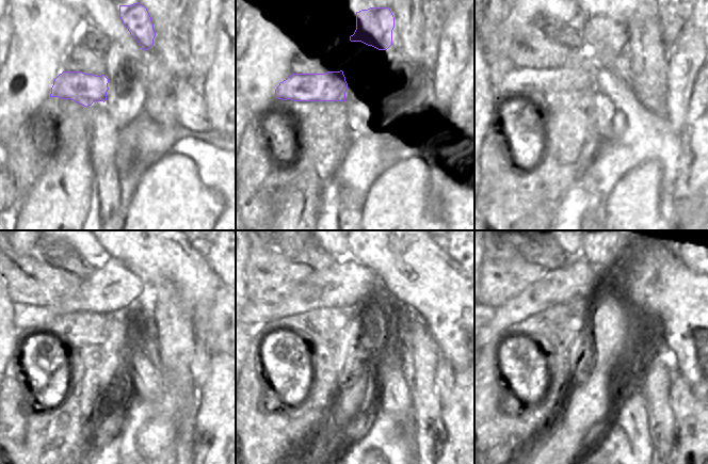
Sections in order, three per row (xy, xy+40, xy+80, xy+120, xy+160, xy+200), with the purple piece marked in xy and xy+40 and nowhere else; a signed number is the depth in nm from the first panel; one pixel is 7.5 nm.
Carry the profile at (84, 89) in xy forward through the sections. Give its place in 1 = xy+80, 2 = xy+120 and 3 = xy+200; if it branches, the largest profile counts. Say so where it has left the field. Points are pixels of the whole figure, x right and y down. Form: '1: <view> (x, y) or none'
1: xy+80 (604, 38)
2: xy+120 (113, 289)
3: xy+200 (579, 278)

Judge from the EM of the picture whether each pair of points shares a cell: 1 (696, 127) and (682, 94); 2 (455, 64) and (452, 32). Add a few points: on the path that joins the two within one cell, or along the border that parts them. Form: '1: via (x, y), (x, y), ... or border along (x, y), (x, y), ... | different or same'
1: border along (695, 84), (685, 125) | different
2: via (453, 57), (453, 40) | same

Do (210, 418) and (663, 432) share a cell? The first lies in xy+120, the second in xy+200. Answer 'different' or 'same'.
different

